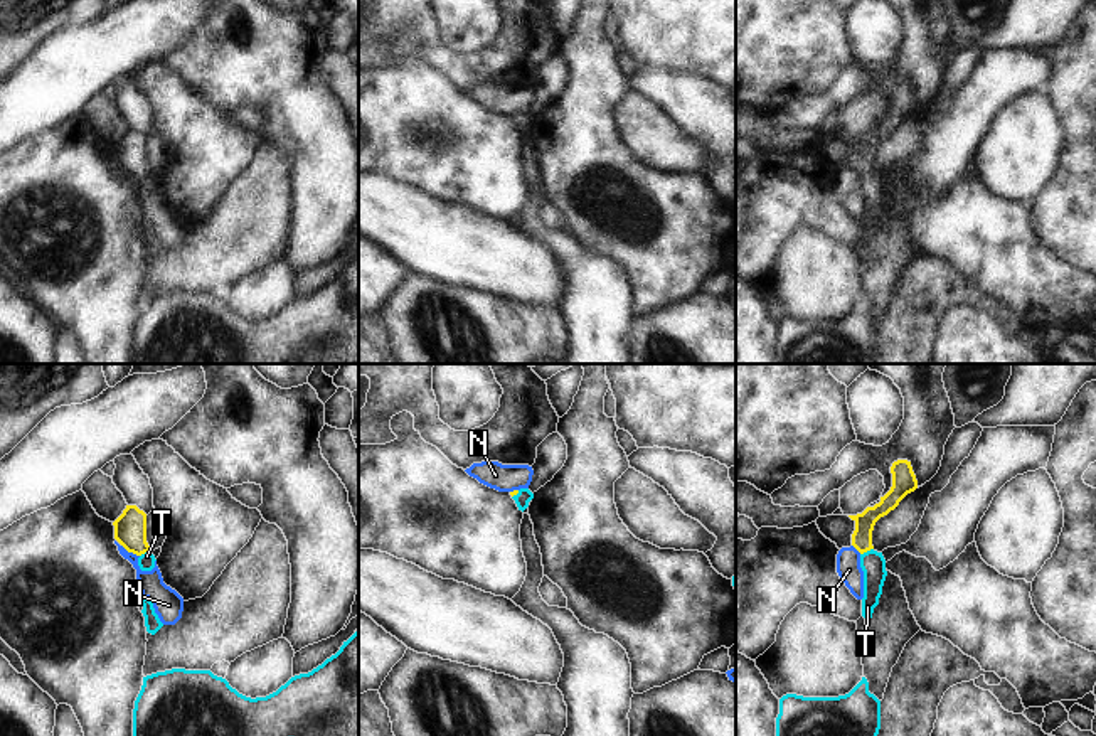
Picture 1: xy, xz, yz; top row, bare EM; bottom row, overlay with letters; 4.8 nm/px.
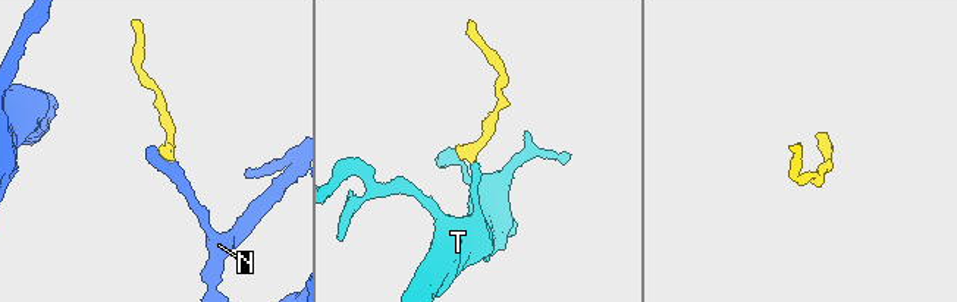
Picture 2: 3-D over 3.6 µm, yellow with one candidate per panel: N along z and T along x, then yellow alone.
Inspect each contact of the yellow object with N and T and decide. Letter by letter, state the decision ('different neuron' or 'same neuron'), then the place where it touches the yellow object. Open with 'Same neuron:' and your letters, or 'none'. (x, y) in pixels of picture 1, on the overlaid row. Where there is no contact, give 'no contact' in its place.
Same neuron: T
N: different neuron | xy (130, 551)
T: same neuron | yz (866, 551)

